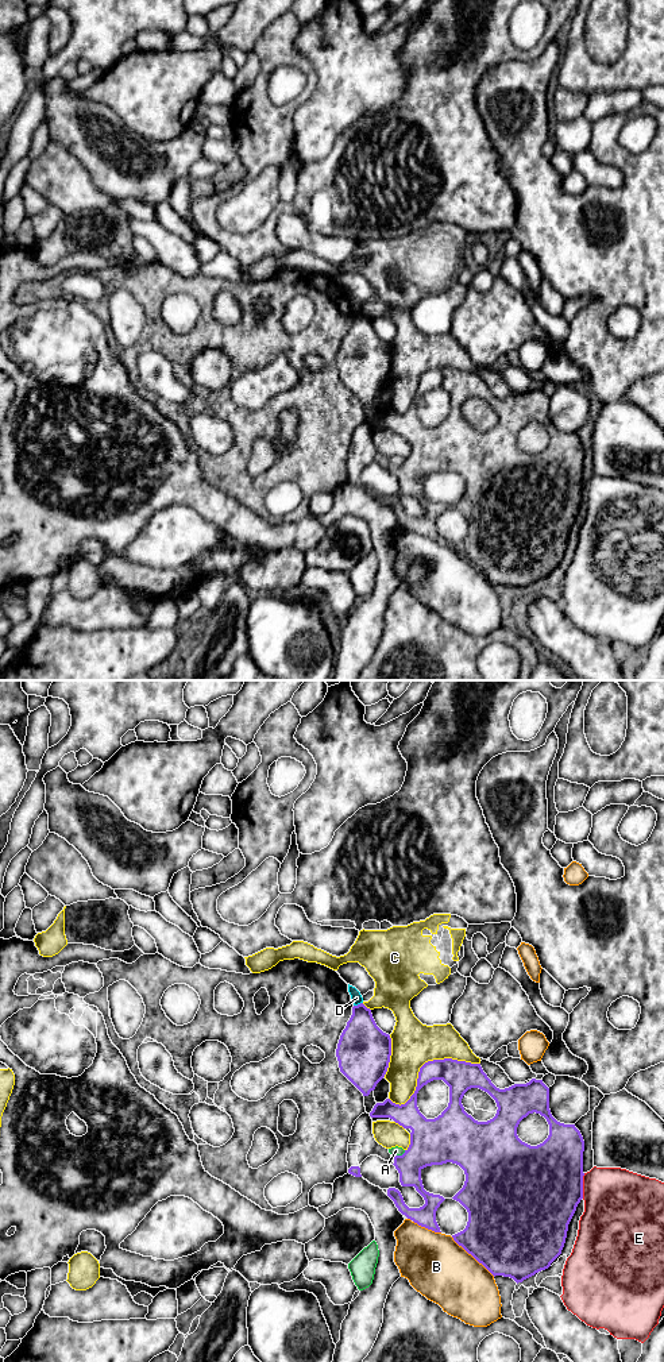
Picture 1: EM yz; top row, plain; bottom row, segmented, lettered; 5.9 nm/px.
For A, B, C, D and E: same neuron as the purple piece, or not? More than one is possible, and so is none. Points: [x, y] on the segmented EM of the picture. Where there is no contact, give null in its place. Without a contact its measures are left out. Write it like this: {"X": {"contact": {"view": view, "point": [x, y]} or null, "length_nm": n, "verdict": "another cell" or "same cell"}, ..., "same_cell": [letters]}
{"A": {"contact": {"view": "yz", "point": [400, 1156]}, "length_nm": 80, "verdict": "another cell"}, "B": {"contact": {"view": "yz", "point": [473, 1256]}, "length_nm": 360, "verdict": "another cell"}, "C": {"contact": {"view": "yz", "point": [424, 1064]}, "length_nm": 600, "verdict": "another cell"}, "D": {"contact": {"view": "yz", "point": [358, 1004]}, "length_nm": 60, "verdict": "another cell"}, "E": {"contact": {"view": "yz", "point": [582, 1185]}, "length_nm": 150, "verdict": "another cell"}, "same_cell": []}

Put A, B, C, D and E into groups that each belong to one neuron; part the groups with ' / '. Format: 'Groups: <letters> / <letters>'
Groups: A / B / C D / E

